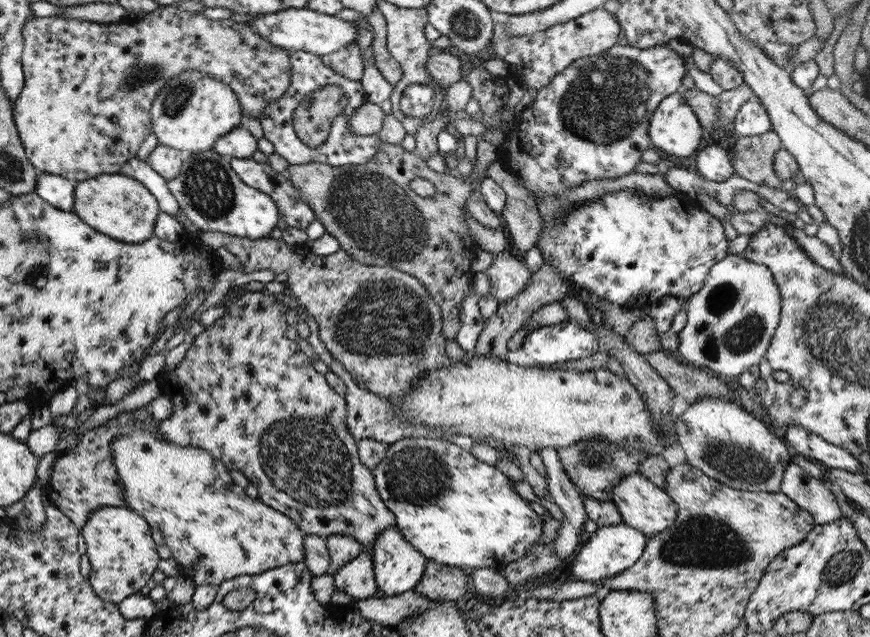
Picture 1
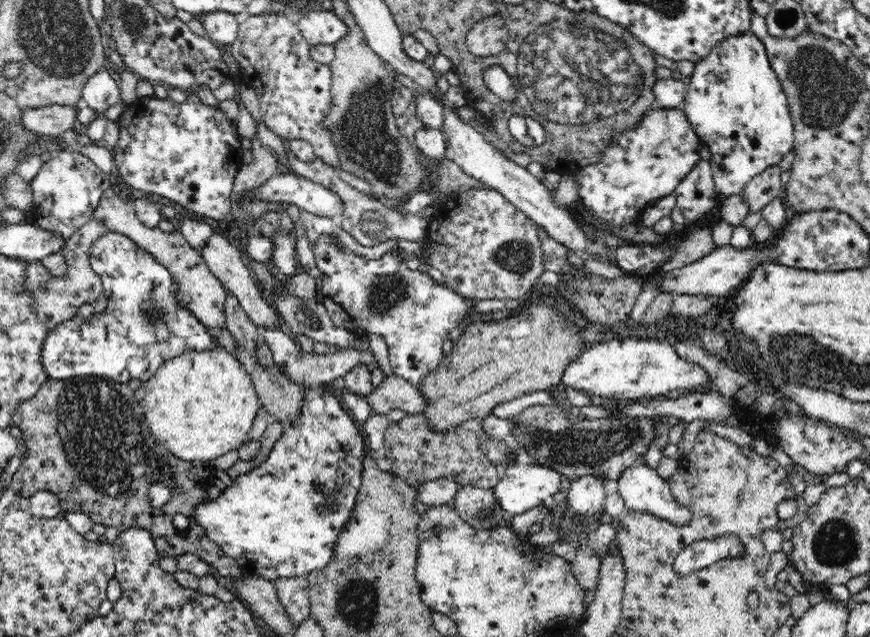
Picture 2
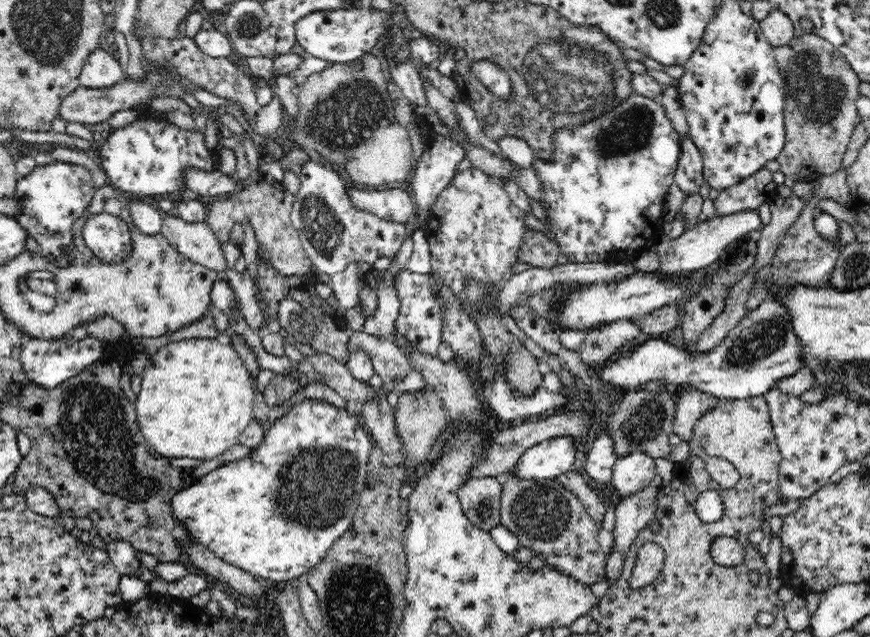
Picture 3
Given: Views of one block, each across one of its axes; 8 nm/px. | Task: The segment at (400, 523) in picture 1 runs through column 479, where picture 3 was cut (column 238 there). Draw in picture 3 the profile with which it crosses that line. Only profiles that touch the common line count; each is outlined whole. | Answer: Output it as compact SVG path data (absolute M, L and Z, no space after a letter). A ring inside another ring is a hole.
M318 399L305 400L296 404L285 416L273 422L266 438L248 458L244 458L236 464L232 462L228 466L222 466L222 468L204 476L196 486L184 490L182 494L176 494L176 498L172 500L172 509L174 509L178 520L186 525L188 531L198 539L199 543L224 562L248 571L255 577L259 576L260 579L276 580L280 584L294 582L299 576L308 574L310 570L322 562L335 540L350 526L352 514L359 507L360 494L362 494L366 482L366 473L371 466L368 457L373 446L374 440L362 425L360 417L354 415L351 409L336 408L328 402Z

